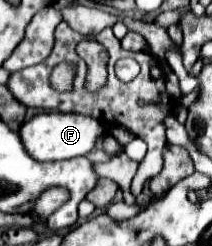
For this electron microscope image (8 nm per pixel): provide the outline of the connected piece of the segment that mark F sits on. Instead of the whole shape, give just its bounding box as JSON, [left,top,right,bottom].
[19,112,105,162]

